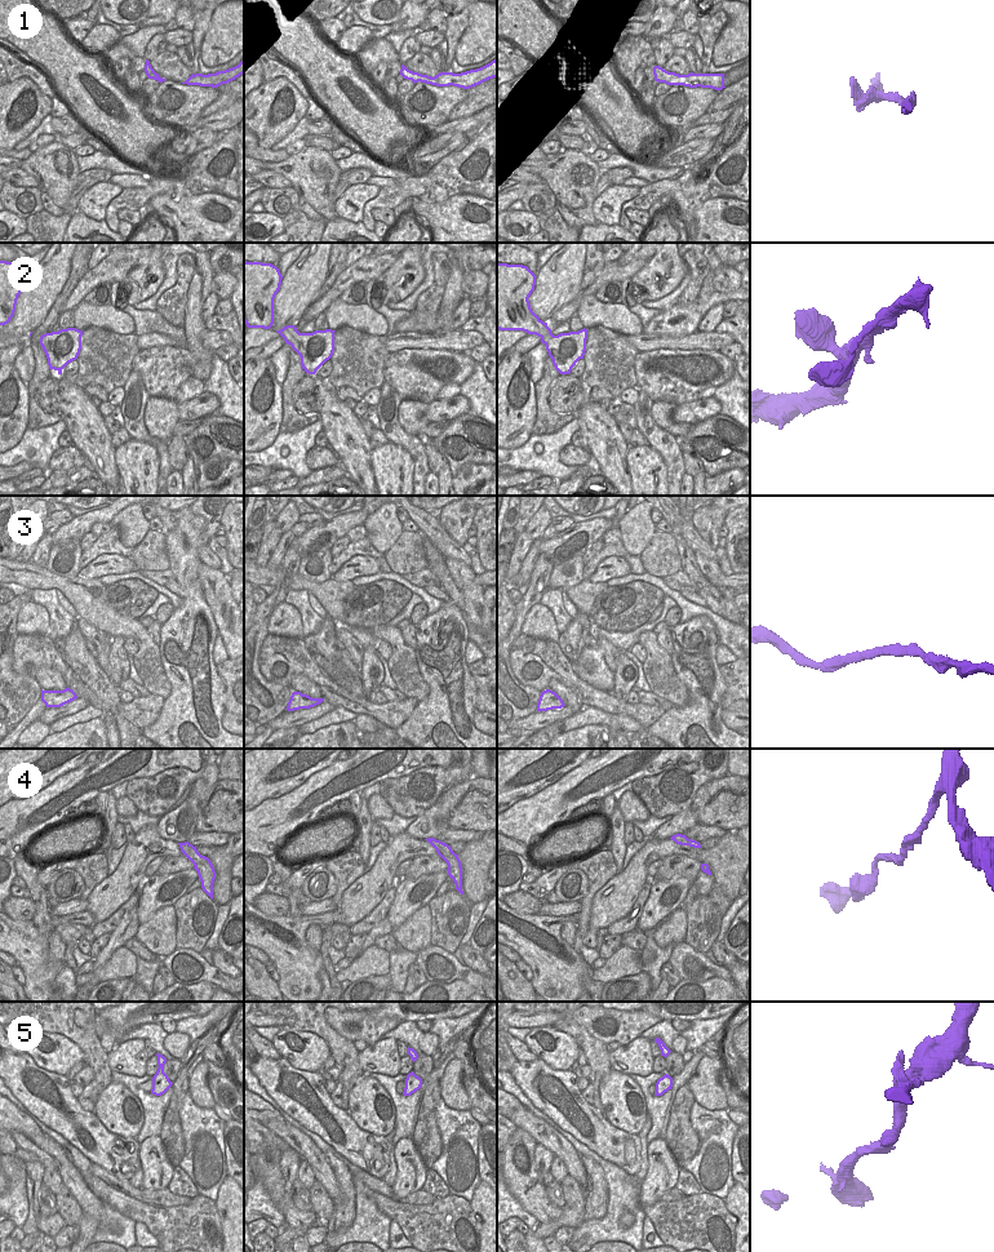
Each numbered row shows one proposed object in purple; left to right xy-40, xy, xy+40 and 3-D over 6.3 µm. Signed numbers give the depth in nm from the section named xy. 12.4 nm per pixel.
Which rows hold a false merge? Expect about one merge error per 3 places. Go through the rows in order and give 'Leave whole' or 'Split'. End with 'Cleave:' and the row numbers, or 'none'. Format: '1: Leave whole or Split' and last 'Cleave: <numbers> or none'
1: Split
2: Leave whole
3: Leave whole
4: Leave whole
5: Leave whole
Cleave: 1.

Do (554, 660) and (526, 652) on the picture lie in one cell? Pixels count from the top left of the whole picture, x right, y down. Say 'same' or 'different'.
same

